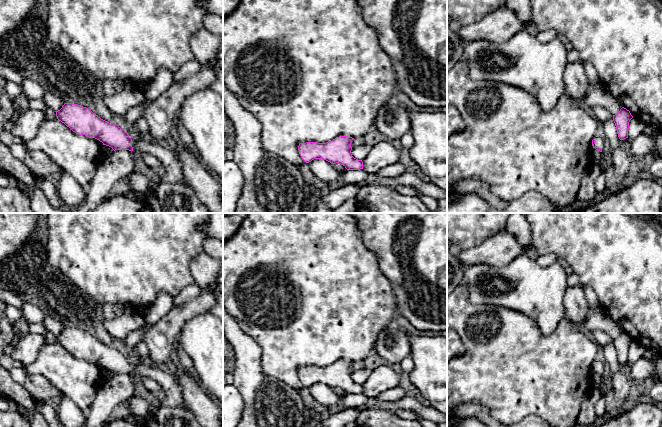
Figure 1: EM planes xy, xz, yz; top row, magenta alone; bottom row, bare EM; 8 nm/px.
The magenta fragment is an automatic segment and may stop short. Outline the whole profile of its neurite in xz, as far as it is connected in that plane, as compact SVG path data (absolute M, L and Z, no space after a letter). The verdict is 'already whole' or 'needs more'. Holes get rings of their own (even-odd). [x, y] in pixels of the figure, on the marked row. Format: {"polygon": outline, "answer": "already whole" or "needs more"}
{"polygon": "M339 136L326 143L300 143L298 150L301 158L306 163L314 159L324 159L331 164L339 163L347 170L360 170L363 169L362 160L354 158L351 154L353 139L348 136Z", "answer": "already whole"}

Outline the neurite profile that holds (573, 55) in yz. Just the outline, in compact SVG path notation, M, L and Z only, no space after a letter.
M572 47L567 49L567 57L568 57L569 62L579 62L579 61L581 61L579 52Z

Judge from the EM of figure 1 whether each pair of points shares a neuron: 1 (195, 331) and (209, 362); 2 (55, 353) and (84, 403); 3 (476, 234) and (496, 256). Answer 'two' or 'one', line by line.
1: one
2: one
3: two

